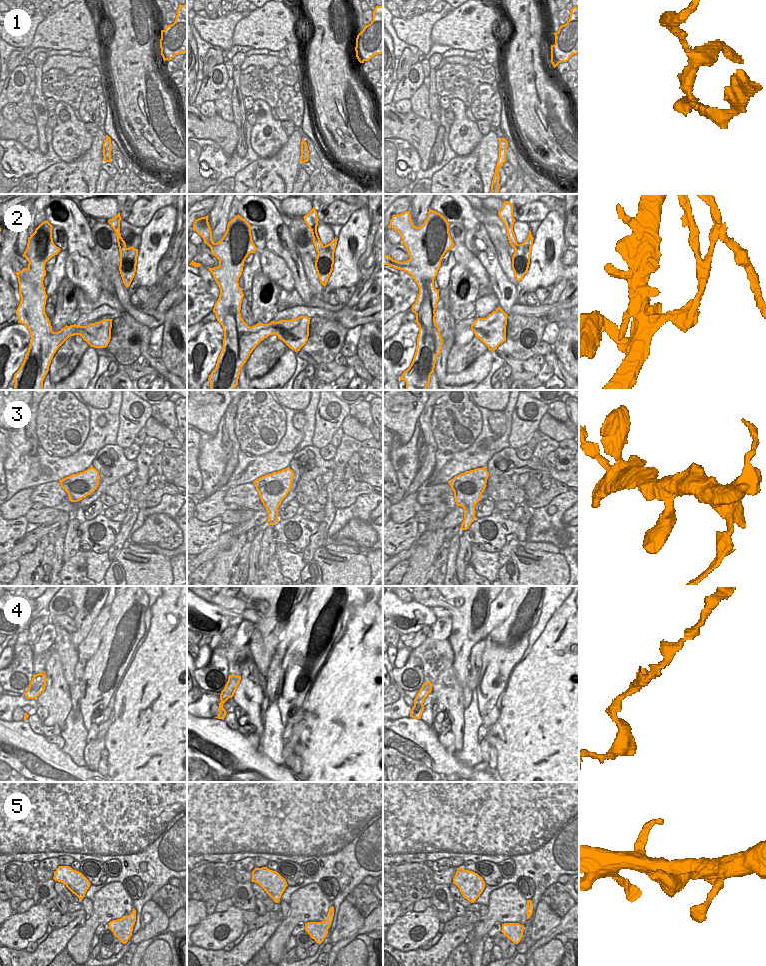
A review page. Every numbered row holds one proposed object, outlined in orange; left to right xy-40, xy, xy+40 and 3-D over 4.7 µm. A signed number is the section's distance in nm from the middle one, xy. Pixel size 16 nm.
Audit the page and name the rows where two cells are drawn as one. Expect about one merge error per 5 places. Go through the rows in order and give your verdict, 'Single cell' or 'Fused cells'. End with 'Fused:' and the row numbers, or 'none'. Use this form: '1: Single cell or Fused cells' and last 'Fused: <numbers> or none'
1: Fused cells
2: Fused cells
3: Single cell
4: Single cell
5: Single cell
Fused: 1, 2.

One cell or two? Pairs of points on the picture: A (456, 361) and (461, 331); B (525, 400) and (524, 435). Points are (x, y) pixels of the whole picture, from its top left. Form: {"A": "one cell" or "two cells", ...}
{"A": "two cells", "B": "one cell"}

